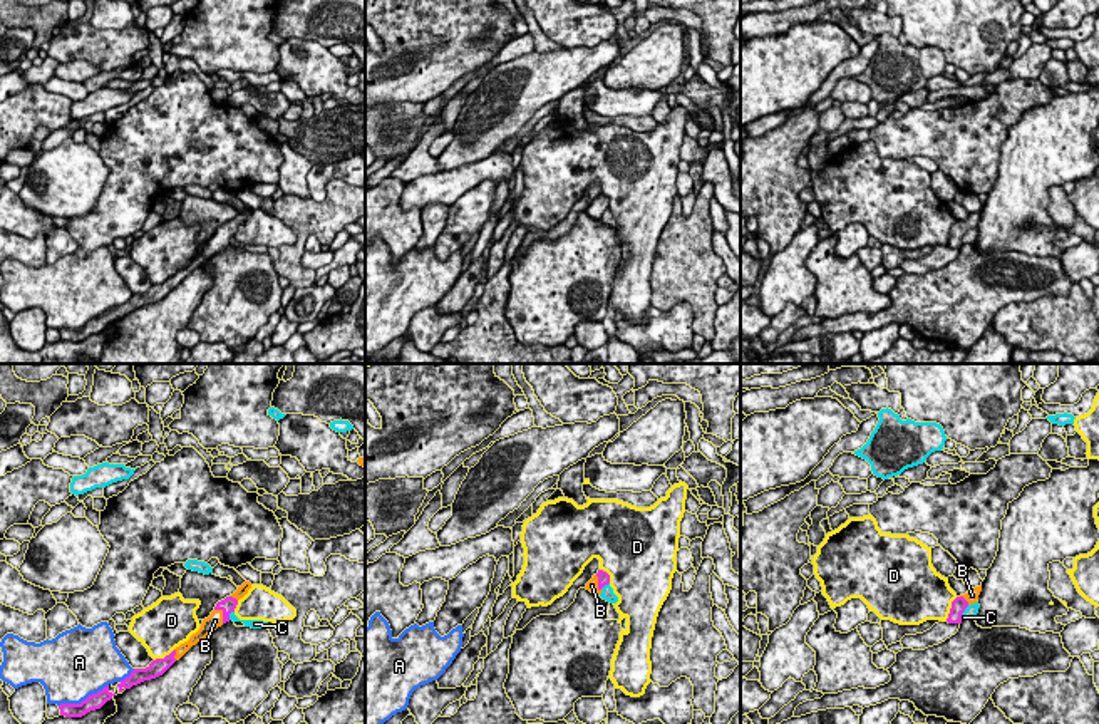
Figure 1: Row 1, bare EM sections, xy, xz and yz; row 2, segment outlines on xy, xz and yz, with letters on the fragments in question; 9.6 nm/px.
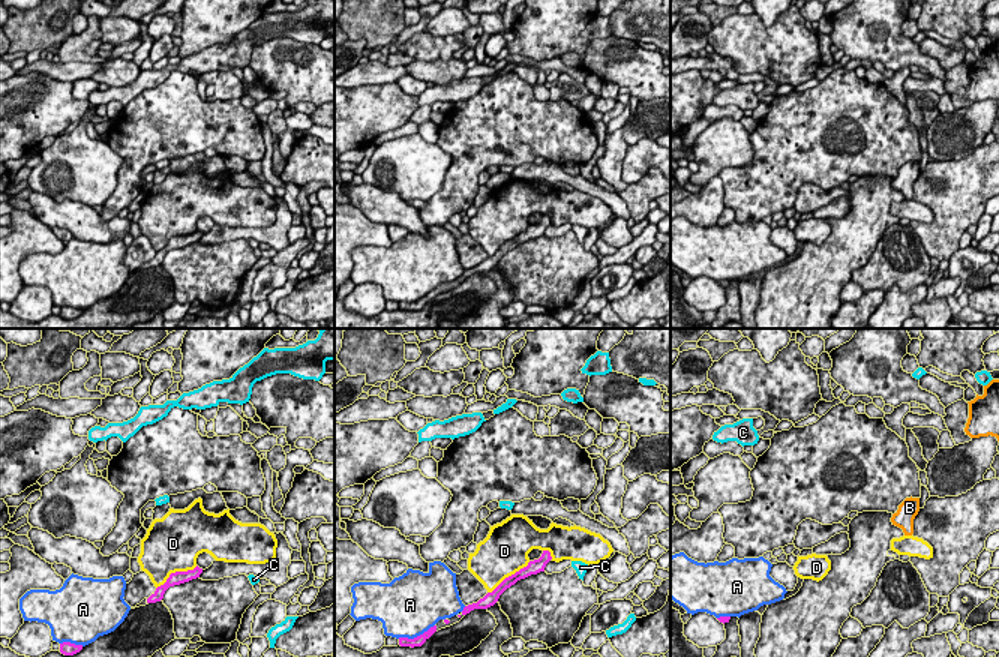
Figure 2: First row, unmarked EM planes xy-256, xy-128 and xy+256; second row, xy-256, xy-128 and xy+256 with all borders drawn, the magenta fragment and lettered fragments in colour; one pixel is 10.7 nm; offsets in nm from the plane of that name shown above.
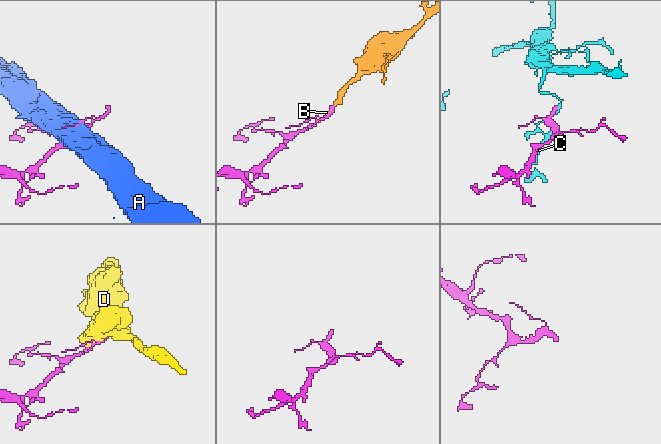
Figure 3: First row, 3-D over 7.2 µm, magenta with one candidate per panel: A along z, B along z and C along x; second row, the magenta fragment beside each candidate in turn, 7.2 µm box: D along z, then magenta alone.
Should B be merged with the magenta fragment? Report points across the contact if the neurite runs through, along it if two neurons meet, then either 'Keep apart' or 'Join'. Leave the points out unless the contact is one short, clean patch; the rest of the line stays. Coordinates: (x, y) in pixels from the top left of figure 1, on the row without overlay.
Join

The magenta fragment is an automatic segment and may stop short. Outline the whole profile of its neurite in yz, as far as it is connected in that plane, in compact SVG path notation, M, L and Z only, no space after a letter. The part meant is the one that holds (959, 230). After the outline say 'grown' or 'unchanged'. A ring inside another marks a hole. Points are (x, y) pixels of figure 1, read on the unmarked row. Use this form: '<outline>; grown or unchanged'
M982 209L975 213L968 213L965 220L957 221L952 226L952 233L950 233L947 246L962 248L962 238L965 236L968 230L977 228L980 216L982 216Z; grown

